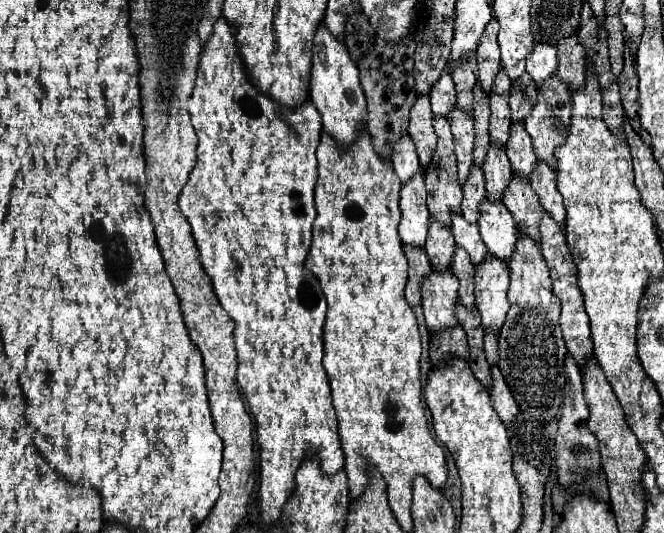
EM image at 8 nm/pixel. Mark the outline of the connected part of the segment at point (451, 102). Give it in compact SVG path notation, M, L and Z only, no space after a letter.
M444 69L444 75L440 75L440 79L434 83L430 91L430 99L432 99L432 111L436 115L446 115L456 105L454 81L446 69Z

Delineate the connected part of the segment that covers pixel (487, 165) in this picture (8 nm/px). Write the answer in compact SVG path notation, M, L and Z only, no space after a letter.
M490 143L486 159L482 163L482 171L486 177L488 199L500 199L502 191L508 187L508 181L512 177L510 161L506 157L504 147L500 147L500 143Z

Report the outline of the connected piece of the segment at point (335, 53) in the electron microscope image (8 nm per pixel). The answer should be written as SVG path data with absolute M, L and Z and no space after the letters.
M320 23L316 35L314 35L314 47L312 47L312 71L310 71L310 101L318 107L324 123L324 131L330 133L336 143L350 145L352 139L356 139L360 127L364 127L366 121L366 101L358 79L360 71L356 63L350 59L346 45L336 39L324 23Z

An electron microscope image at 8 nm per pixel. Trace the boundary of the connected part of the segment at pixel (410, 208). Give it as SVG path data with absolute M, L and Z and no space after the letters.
M420 167L420 175L410 179L400 189L400 239L402 243L424 247L428 237L428 207L426 207L426 187L424 187L424 169Z

